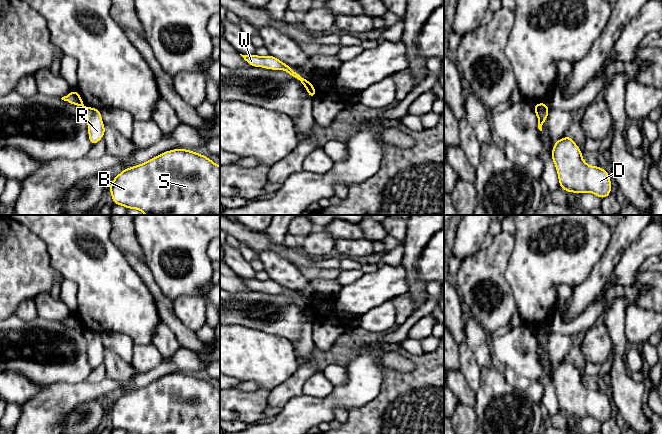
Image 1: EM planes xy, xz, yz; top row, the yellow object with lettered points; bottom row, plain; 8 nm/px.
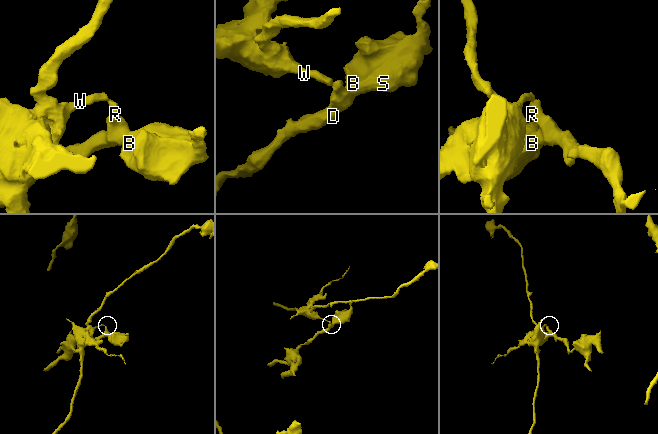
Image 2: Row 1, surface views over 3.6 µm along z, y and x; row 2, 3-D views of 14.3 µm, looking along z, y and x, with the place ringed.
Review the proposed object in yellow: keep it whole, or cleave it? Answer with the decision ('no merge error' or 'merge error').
merge error

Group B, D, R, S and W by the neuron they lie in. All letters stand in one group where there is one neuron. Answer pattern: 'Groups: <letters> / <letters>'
Groups: B D R S / W

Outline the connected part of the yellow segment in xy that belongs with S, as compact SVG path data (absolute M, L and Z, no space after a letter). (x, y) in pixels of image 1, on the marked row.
M193 150L165 151L139 165L124 168L109 184L113 204L138 209L145 215L220 215L220 166Z

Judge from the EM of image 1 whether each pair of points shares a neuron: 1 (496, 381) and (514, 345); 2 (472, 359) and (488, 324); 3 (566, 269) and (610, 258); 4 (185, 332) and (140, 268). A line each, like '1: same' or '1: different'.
1: different
2: different
3: different
4: same

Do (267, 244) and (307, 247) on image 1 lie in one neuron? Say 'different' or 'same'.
different

